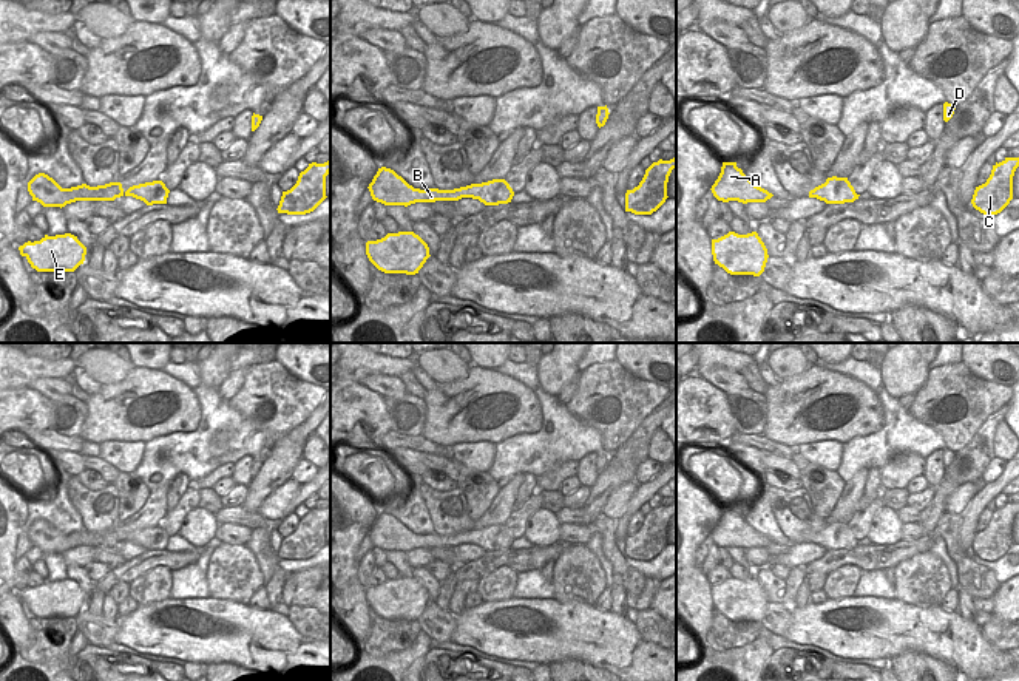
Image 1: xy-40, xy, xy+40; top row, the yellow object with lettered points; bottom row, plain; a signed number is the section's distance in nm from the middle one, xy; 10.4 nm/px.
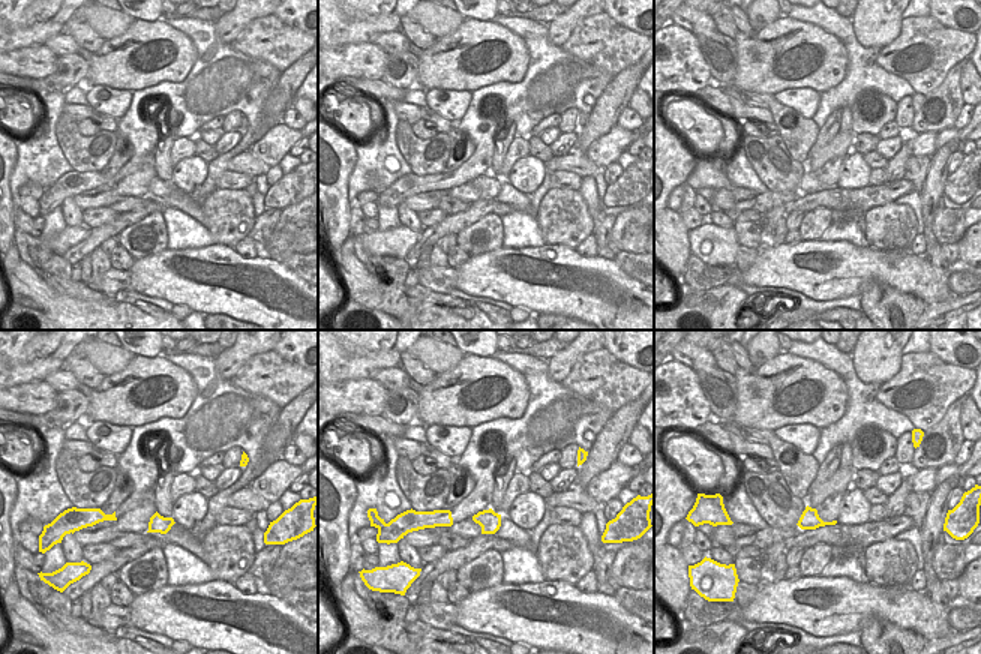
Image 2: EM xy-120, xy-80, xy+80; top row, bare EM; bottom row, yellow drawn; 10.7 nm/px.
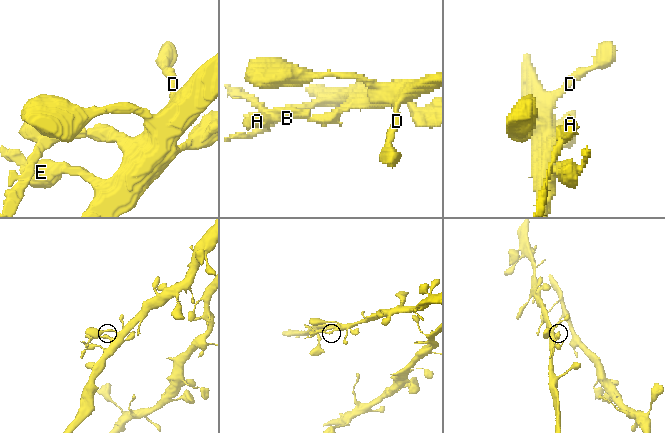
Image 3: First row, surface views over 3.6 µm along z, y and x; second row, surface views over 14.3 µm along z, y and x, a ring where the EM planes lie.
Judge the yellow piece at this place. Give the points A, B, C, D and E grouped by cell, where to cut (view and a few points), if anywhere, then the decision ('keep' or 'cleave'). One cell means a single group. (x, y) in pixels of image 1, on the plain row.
A B / C D E | xy (467, 531), (473, 544) | cleave

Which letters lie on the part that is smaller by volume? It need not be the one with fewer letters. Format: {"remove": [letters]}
{"remove": ["A", "B"]}

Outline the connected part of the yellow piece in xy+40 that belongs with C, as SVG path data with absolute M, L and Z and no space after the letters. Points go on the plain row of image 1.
M1019 503L996 508L987 528L976 533L973 553L990 562L1000 559L1013 545L1013 522L1017 513Z

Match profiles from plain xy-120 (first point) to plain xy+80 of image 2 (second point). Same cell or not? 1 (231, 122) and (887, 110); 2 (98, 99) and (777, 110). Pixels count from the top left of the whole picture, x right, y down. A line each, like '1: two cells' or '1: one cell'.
1: two cells
2: two cells

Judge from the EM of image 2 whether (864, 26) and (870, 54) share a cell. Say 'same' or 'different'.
different

